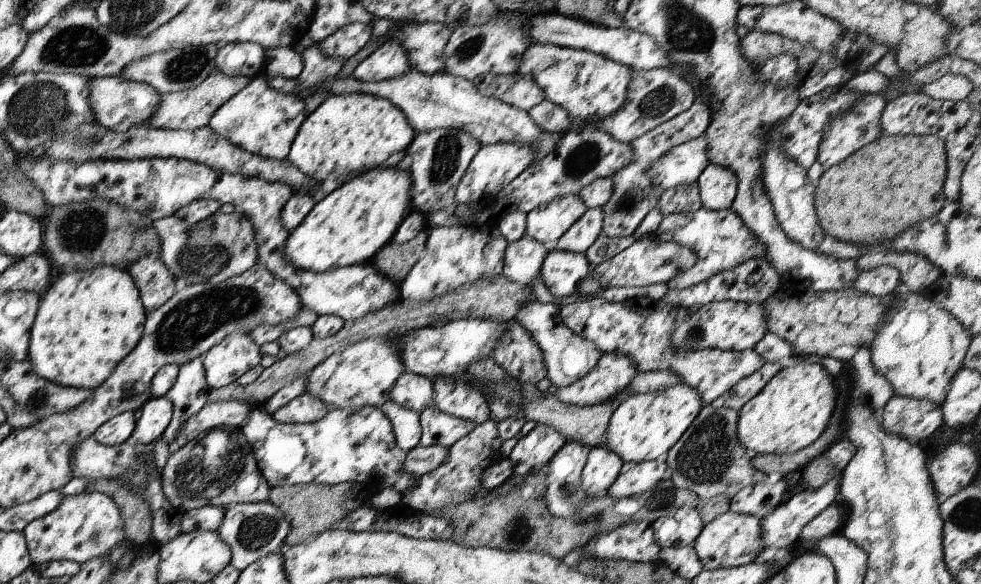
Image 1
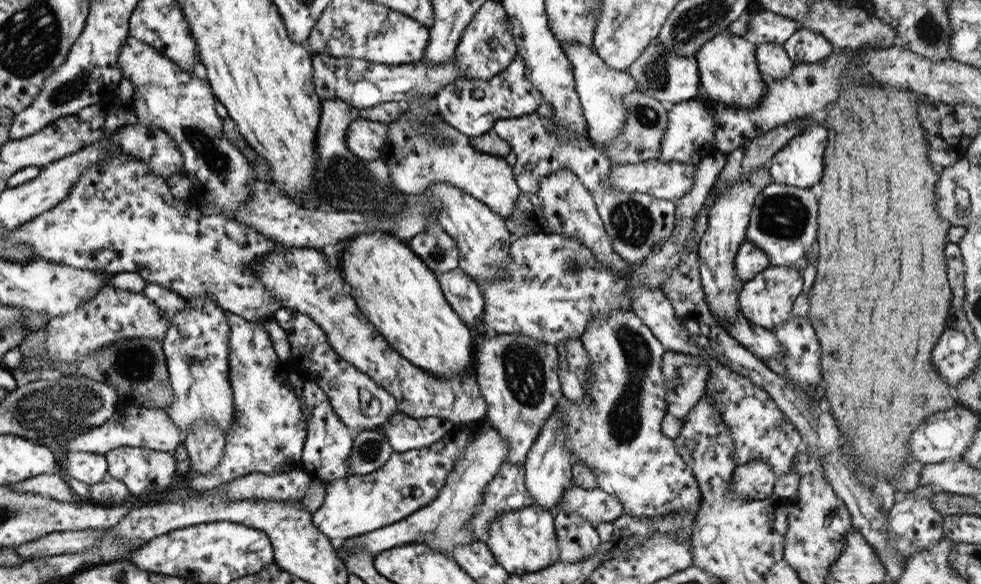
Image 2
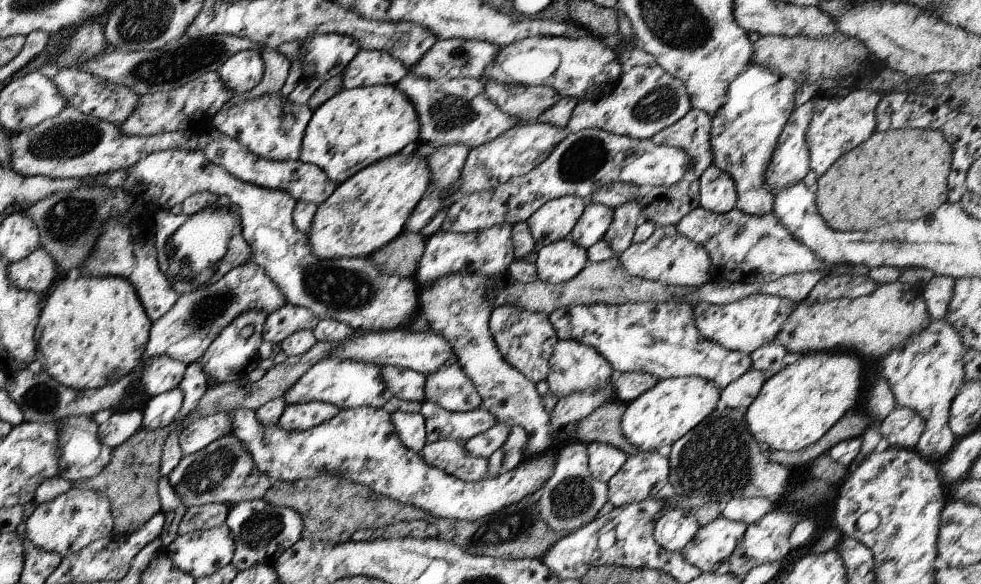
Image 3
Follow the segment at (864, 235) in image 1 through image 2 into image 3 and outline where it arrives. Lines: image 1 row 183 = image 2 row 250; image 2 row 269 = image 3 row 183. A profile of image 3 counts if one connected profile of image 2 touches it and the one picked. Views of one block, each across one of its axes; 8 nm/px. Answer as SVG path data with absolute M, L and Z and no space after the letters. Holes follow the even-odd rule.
M904 129L904 130L889 130L889 131L874 131L865 143L858 145L855 149L849 150L814 183L816 186L815 205L817 213L821 216L824 224L833 231L871 231L872 229L881 226L881 224L889 224L889 222L896 221L913 221L920 217L928 216L933 213L941 204L944 204L947 199L946 179L949 173L950 161L952 160L952 149L945 140L945 134L940 131L933 131L930 129Z

